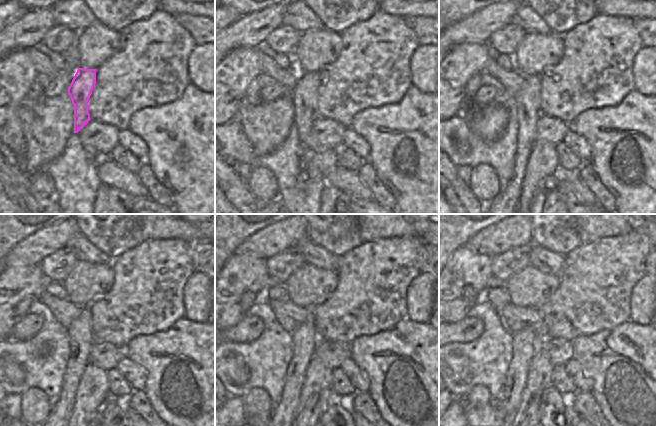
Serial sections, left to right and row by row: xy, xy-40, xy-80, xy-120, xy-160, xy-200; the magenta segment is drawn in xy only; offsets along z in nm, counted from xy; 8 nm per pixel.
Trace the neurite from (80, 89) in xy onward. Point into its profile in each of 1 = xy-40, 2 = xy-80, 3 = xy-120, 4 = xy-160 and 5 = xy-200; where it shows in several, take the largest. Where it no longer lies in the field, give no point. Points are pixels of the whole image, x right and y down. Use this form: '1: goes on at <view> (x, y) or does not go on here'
1: goes on at xy-40 (304, 99)
2: goes on at xy-80 (527, 102)
3: goes on at xy-120 (80, 336)
4: goes on at xy-160 (305, 339)
5: goes on at xy-200 (524, 343)

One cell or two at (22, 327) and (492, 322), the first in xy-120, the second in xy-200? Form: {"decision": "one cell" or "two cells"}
{"decision": "two cells"}

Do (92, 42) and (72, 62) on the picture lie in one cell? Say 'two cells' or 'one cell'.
two cells

